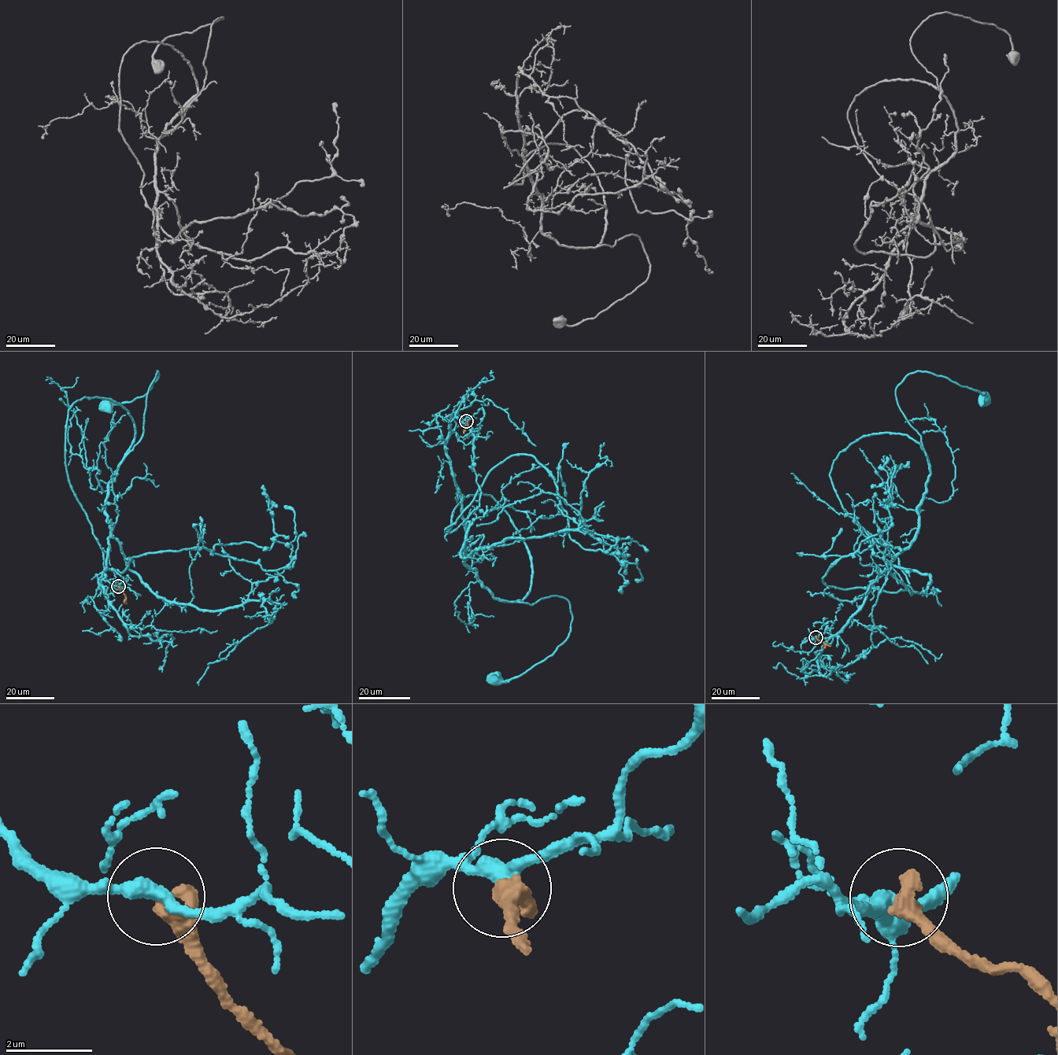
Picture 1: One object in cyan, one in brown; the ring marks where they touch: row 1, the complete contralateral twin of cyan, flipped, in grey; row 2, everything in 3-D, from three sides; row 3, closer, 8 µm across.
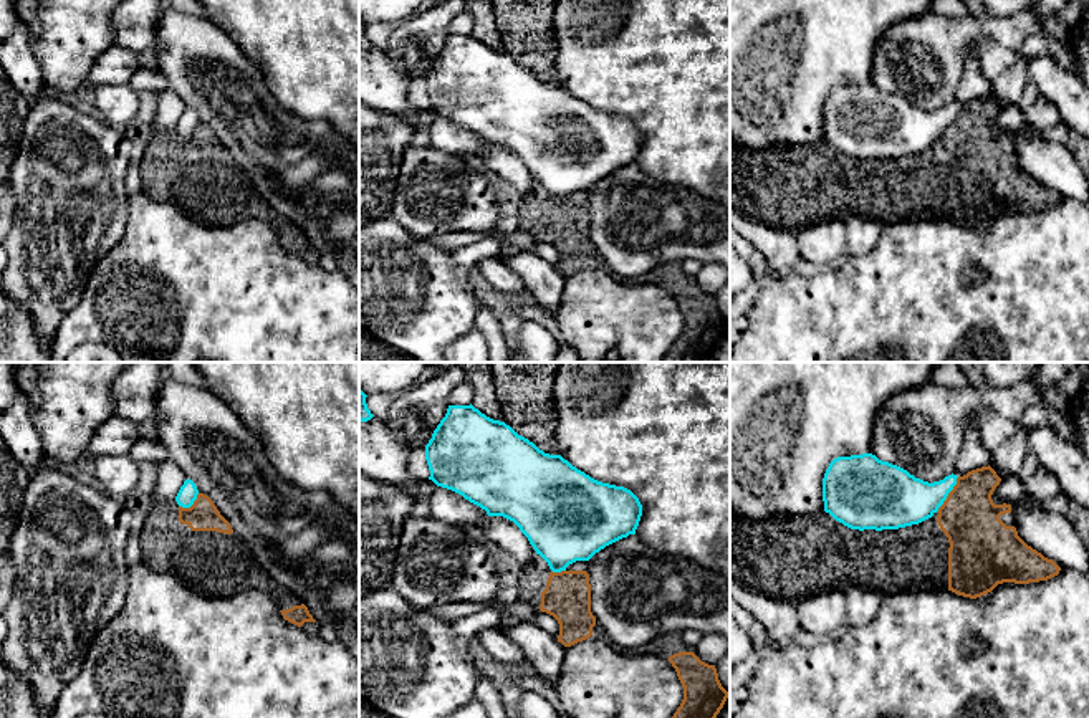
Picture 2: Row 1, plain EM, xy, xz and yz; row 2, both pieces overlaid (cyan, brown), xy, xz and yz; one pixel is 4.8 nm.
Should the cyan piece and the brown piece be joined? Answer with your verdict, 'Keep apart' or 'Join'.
Keep apart

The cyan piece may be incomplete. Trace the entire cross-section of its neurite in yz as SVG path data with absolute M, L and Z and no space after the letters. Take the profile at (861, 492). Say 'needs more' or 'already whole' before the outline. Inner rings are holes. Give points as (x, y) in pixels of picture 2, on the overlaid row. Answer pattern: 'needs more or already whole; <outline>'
already whole; M872 453L837 457L823 478L824 511L851 529L899 529L932 518L957 478L928 483Z

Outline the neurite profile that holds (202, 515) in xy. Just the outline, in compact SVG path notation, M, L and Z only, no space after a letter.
M199 493L190 508L175 500L152 500L139 541L141 562L172 574L190 591L210 597L261 591L276 602L285 620L309 635L319 634L308 607L261 569L207 495Z

